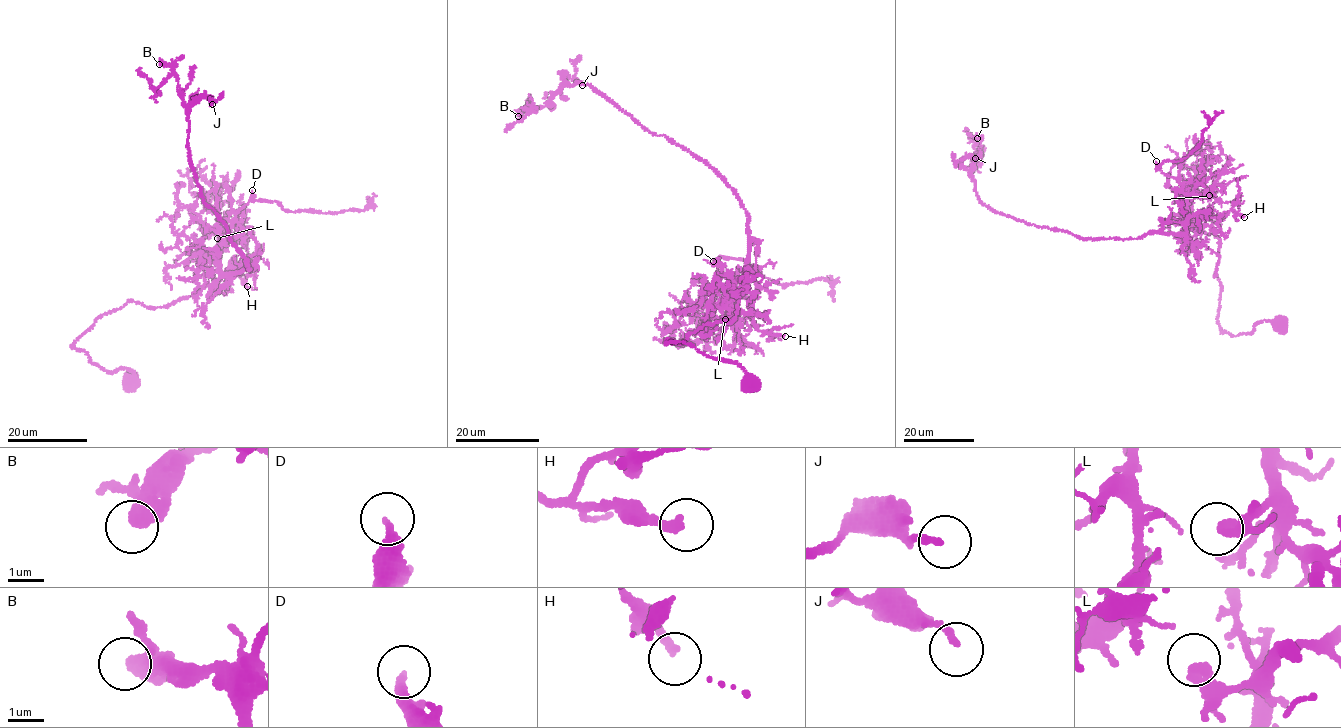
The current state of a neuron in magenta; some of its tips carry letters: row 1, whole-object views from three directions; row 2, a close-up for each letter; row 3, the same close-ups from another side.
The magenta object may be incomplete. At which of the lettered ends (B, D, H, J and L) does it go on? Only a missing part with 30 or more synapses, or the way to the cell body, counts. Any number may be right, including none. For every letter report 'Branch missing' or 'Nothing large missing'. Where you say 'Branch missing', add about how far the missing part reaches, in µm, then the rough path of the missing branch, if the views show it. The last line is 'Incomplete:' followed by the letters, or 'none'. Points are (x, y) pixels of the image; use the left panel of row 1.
B: Nothing large missing
D: Nothing large missing
H: Nothing large missing
J: Nothing large missing
L: Nothing large missing
Incomplete: none

